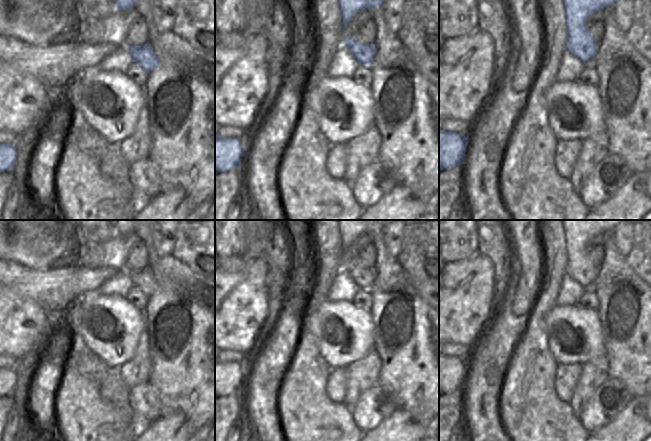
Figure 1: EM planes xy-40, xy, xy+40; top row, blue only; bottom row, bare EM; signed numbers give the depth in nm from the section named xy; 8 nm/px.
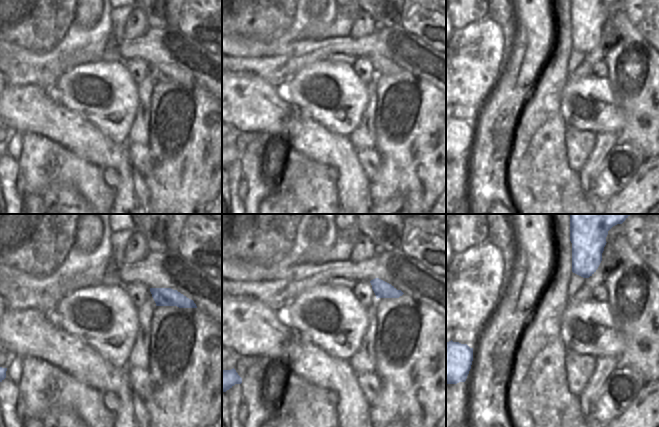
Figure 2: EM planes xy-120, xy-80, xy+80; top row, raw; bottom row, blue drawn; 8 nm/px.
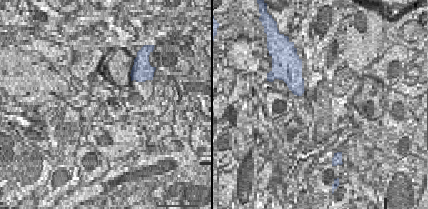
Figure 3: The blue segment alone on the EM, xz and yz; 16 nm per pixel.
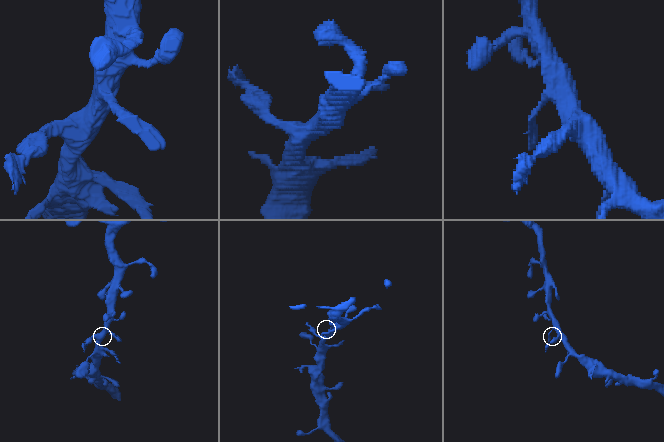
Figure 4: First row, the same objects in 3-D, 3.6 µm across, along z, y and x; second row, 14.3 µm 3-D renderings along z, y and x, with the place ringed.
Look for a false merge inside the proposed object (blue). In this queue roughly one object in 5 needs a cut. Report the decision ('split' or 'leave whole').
leave whole

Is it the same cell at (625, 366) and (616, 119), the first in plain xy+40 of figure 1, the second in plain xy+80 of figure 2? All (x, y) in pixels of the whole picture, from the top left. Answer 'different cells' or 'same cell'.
different cells

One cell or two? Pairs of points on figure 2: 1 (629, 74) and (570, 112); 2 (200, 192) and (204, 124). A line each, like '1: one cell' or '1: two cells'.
1: two cells
2: one cell

